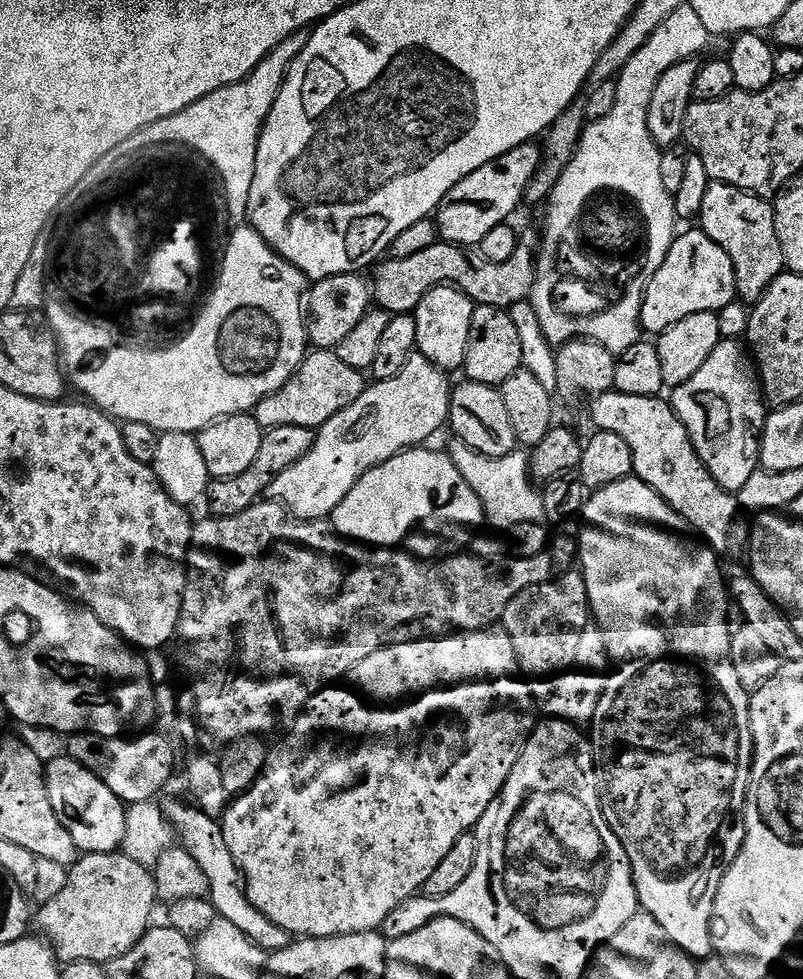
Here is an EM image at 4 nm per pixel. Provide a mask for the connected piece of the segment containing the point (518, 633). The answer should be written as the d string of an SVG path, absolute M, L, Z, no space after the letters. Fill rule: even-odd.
M573 570L554 578L554 582L542 582L522 590L506 606L502 627L510 642L514 642L514 654L518 654L520 671L533 681L543 676L559 677L575 665L578 658L578 638L590 622L588 591L583 571Z

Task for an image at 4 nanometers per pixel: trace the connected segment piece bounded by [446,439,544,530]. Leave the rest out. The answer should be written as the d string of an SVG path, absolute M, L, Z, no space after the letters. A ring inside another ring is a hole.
M453 439L451 443L452 445L447 445L447 454L454 462L454 466L458 466L458 474L466 478L470 490L478 494L478 502L482 502L485 521L493 529L510 530L527 520L544 520L541 489L537 481L532 479L532 468L528 464L528 456L523 451L517 450L511 456L502 458L490 458L478 454L478 450L466 446L460 440Z

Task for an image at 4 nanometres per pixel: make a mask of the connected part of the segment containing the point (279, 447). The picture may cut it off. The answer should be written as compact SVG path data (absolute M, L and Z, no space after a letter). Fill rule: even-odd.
M278 426L265 431L262 438L262 450L258 450L258 458L254 458L254 466L250 470L243 471L234 478L222 478L212 480L209 483L206 493L206 505L208 512L213 516L237 516L242 514L247 508L252 508L267 493L270 482L282 474L298 458L305 456L312 449L312 444L316 441L316 432L311 428L302 426Z

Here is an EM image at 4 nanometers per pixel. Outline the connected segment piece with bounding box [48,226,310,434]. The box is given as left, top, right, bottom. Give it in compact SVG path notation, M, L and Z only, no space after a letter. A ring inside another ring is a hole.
M243 226L239 231L236 231L236 237L232 240L232 252L228 252L224 280L220 280L216 291L216 300L211 300L208 312L204 312L200 324L196 324L196 332L192 332L192 336L188 336L188 340L184 340L184 344L180 344L180 348L172 348L169 352L114 350L110 346L108 336L93 334L92 328L88 328L88 324L76 324L76 320L64 316L64 312L60 312L60 308L52 308L52 317L48 319L48 322L52 325L52 333L56 336L58 355L67 383L71 387L73 384L82 395L89 396L89 398L84 398L91 401L101 412L120 422L126 420L130 422L146 422L146 426L154 426L154 430L161 434L165 432L199 434L203 428L210 426L215 420L221 420L223 416L238 416L251 413L258 406L258 402L262 402L264 396L282 390L282 386L286 386L286 382L299 370L300 364L310 348L308 329L306 327L306 312L302 307L302 289L305 284L306 277L303 272L298 271L293 264L285 262L251 226Z

